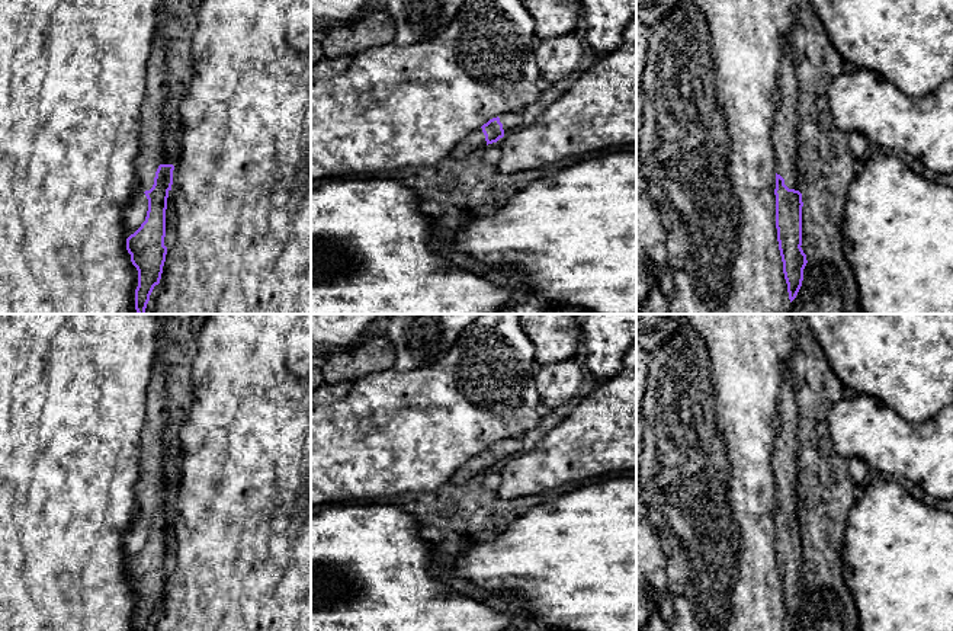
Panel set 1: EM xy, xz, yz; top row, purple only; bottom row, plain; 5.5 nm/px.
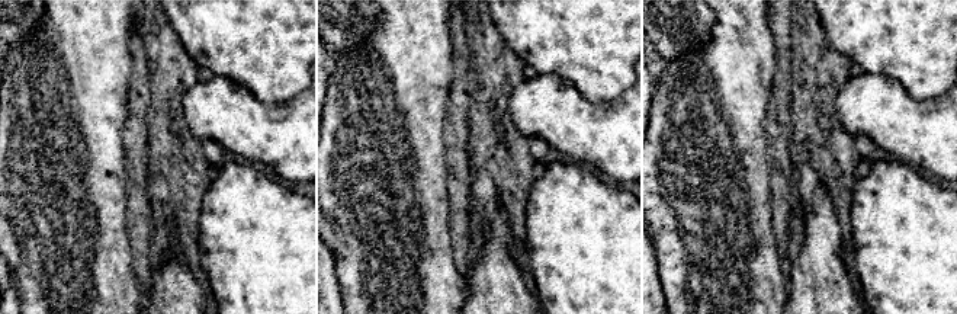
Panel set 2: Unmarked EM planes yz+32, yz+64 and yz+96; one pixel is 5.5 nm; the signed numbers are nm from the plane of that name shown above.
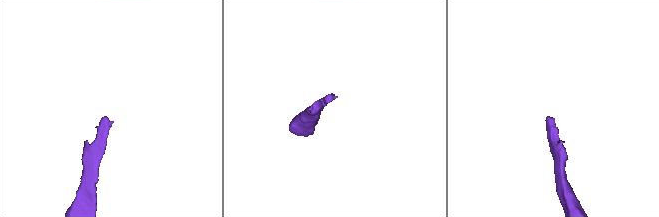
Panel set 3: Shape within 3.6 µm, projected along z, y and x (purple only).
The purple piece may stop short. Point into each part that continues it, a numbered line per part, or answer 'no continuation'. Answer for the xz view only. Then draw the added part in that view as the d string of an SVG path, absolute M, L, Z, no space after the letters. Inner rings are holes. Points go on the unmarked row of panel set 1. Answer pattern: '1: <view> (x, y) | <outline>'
1: xz (510, 447) | M507 438L500 441L500 448L503 449L504 461L510 457L514 457L526 449L526 445L522 438Z

